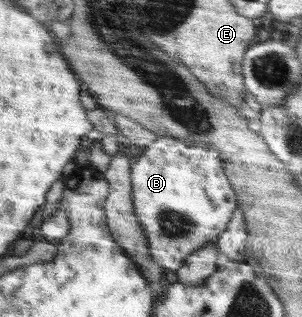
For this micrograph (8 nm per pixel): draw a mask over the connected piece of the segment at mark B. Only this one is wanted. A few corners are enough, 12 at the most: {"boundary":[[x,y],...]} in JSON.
{"boundary":[[159,136],[133,160],[152,259],[178,271],[236,198],[216,150]]}

